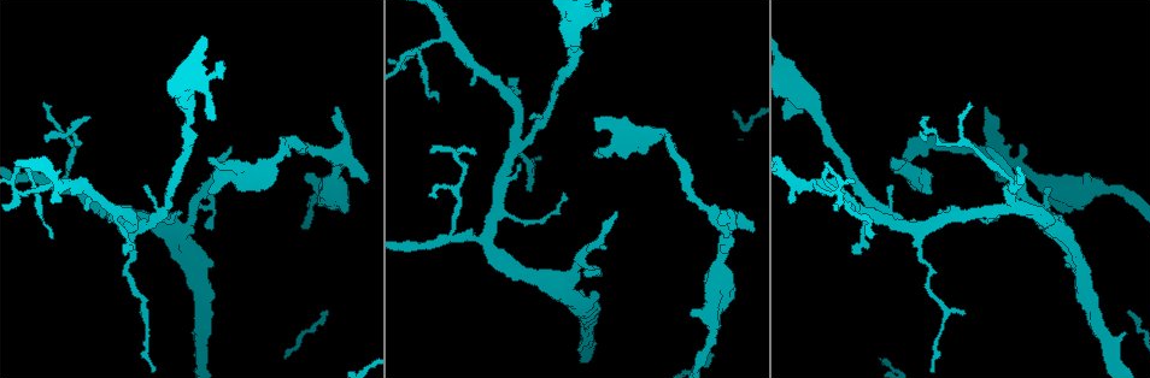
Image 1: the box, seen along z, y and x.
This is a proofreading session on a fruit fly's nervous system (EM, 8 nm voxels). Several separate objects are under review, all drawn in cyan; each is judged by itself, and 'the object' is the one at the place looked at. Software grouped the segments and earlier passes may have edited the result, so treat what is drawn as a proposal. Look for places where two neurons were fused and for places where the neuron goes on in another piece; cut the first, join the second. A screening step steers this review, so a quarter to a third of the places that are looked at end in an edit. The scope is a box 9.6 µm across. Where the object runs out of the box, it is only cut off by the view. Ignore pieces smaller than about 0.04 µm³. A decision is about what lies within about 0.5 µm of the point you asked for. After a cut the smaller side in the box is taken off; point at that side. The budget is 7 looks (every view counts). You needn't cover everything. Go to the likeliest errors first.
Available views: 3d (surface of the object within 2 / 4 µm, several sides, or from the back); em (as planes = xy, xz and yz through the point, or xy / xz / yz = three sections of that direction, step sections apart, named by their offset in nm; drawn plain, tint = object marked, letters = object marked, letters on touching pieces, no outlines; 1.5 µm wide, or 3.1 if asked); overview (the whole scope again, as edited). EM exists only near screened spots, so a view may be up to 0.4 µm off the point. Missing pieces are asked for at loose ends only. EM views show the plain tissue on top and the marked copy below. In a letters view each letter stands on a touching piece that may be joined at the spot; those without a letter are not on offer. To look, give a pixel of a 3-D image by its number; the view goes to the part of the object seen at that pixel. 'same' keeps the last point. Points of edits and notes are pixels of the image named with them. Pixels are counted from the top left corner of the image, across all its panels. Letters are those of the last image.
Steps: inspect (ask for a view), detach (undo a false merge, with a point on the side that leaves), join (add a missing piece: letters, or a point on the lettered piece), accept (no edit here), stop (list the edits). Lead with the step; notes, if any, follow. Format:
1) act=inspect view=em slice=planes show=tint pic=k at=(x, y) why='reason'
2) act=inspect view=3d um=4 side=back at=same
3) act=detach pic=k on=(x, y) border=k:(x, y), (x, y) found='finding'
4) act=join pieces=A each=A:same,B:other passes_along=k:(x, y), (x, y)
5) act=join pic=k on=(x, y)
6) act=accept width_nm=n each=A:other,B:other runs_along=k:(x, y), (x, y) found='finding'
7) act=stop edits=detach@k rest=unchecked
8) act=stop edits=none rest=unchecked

act=inspect view=em slice=planes show=letters pic=1 at=(231, 147) why='branch stops here'

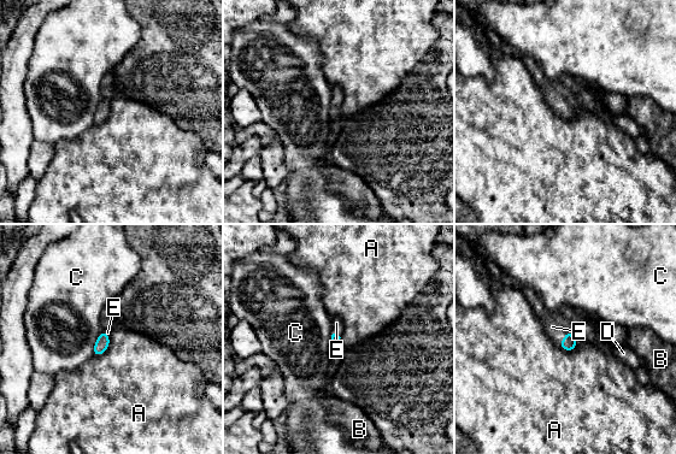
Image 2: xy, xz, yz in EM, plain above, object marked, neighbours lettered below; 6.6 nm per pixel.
act=join pieces=E each=A:other,B:other,C:other,D:other,E:same passes_along=2:(569, 343), (563, 338), (552, 326) found='the neuron continues'

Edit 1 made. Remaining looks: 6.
act=inspect view=em slice=planes show=letters pic=1 at=(44, 103)

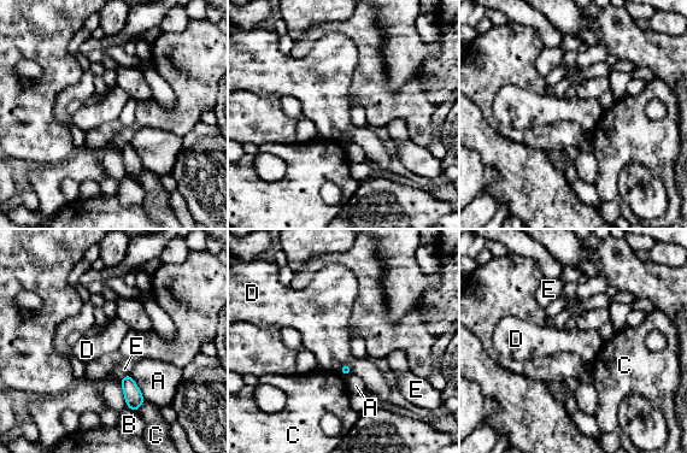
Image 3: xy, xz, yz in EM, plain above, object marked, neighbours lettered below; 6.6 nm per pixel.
act=accept each=A:other,B:other,C:other,D:other,E:other border=3:(352, 369), (344, 364), (338, 370) found='none of them fits'

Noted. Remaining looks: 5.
act=stop edits=join@2 rest=unchecked

